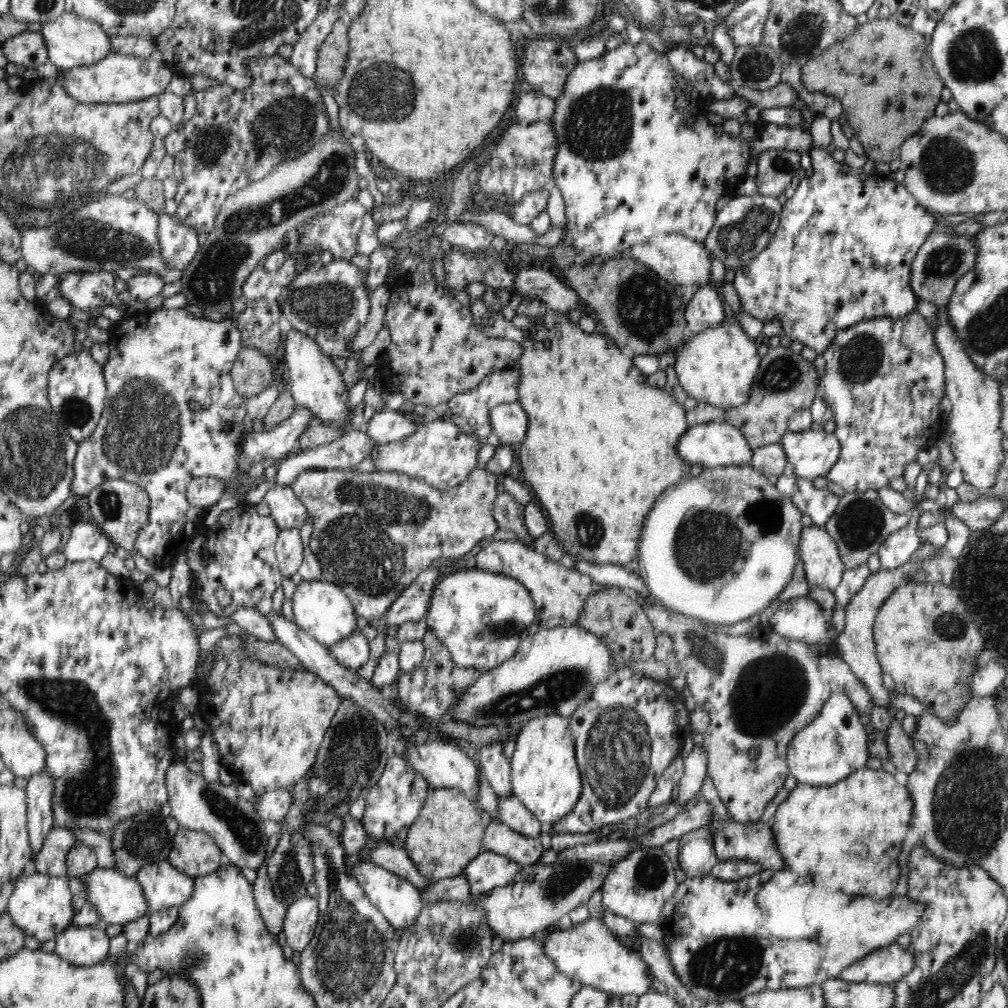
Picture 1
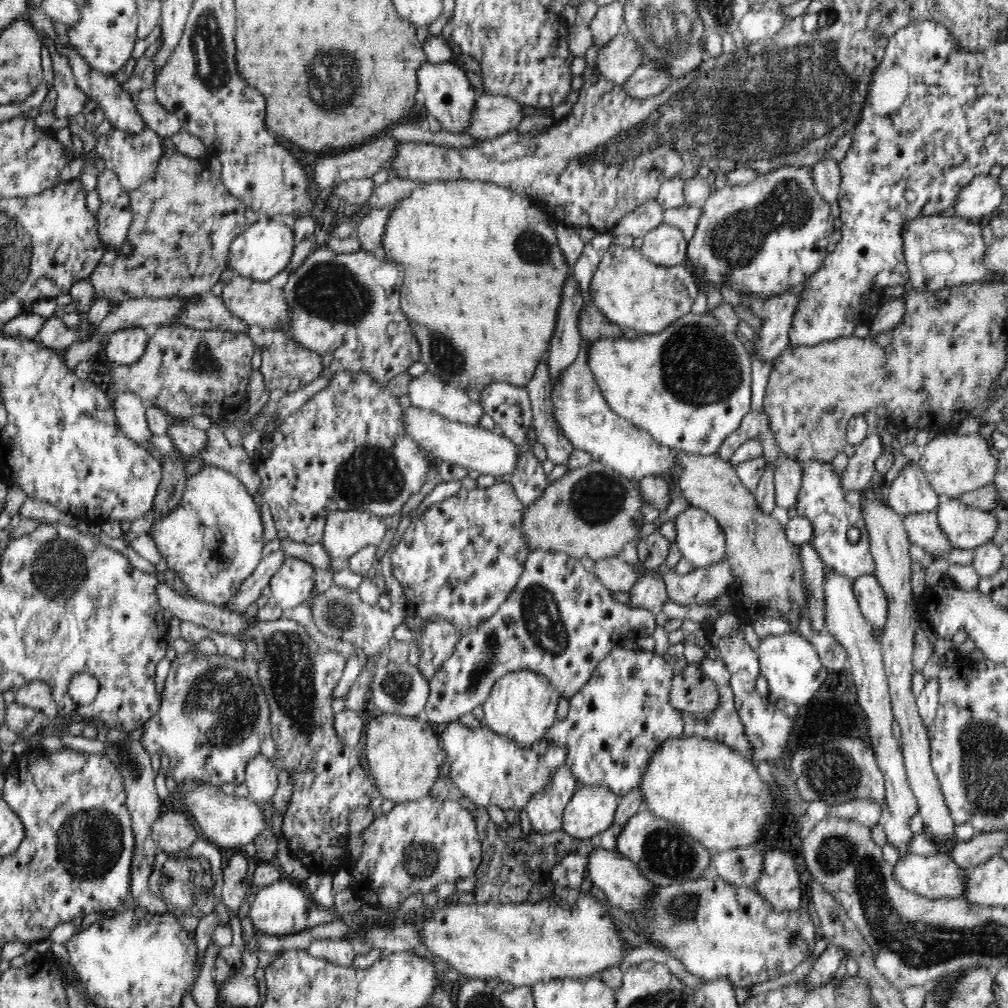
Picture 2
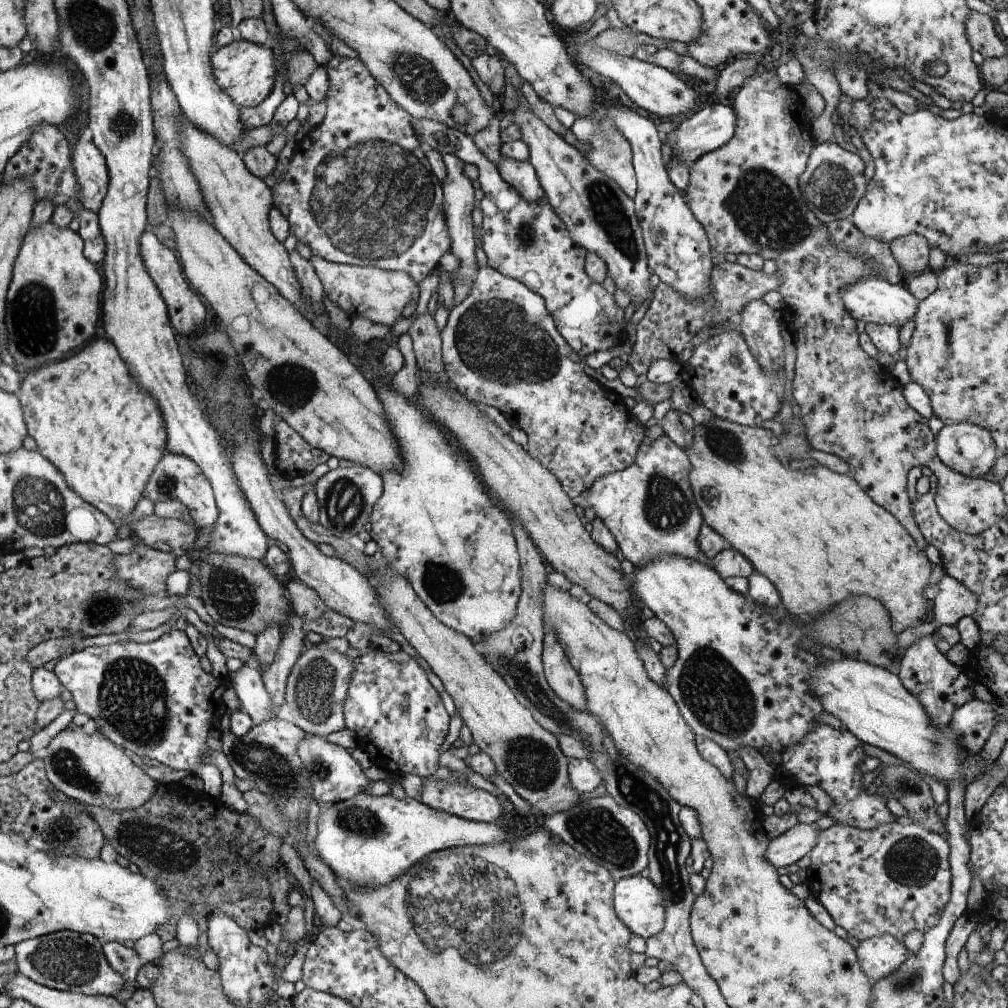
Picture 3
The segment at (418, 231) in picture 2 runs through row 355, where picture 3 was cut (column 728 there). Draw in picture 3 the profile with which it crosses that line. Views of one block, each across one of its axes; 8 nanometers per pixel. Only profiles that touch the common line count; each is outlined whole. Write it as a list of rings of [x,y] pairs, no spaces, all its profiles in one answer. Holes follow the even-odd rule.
[[[720,417],[710,418],[708,422],[702,422],[694,426],[694,440],[687,449],[688,460],[692,462],[692,472],[688,474],[691,481],[692,492],[695,494],[695,502],[699,505],[700,512],[705,517],[704,522],[713,528],[734,550],[740,551],[754,566],[755,572],[762,574],[778,589],[781,604],[791,615],[802,619],[814,619],[822,616],[830,610],[832,604],[838,604],[840,600],[848,598],[850,594],[868,594],[876,598],[890,614],[892,626],[899,632],[920,626],[932,619],[932,612],[928,608],[928,601],[924,597],[924,590],[930,584],[929,578],[934,565],[928,560],[924,551],[918,548],[912,534],[879,504],[876,504],[868,496],[854,478],[847,473],[839,474],[826,466],[810,462],[804,472],[800,470],[788,470],[788,466],[782,464],[782,458],[776,458],[772,454],[772,430],[760,426],[744,426]]]

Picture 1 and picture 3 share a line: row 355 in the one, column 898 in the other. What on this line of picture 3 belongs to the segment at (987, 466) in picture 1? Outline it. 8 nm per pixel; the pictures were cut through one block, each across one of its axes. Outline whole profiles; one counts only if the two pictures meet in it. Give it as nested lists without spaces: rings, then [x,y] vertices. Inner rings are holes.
[[[884,934],[859,942],[855,949],[858,962],[864,974],[872,982],[878,982],[898,970],[908,960],[909,950],[894,936]]]

